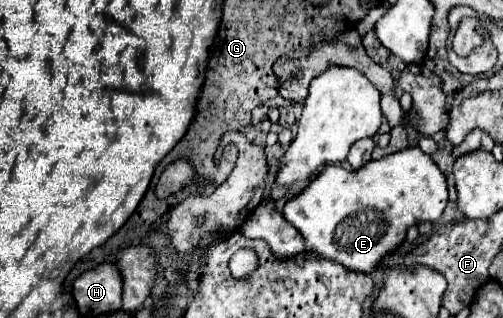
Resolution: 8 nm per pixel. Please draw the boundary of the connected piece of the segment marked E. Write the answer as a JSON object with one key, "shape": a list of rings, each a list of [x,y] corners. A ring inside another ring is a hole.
{"shape":[[[408,147],[378,161],[368,161],[356,171],[348,171],[342,165],[326,167],[298,197],[286,203],[284,217],[300,231],[306,249],[318,253],[320,257],[332,259],[346,269],[372,273],[384,265],[384,259],[398,251],[406,241],[406,233],[412,225],[424,221],[438,221],[448,203],[446,177],[438,165],[420,147]]]}

